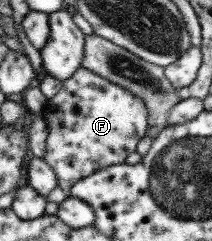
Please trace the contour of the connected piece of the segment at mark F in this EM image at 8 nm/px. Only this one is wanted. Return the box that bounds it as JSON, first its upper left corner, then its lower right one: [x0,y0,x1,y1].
[42,67,150,191]

